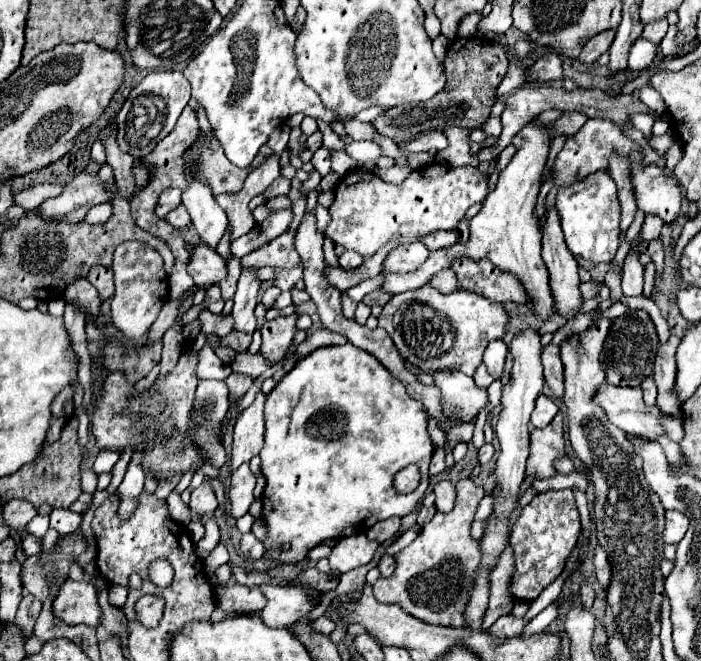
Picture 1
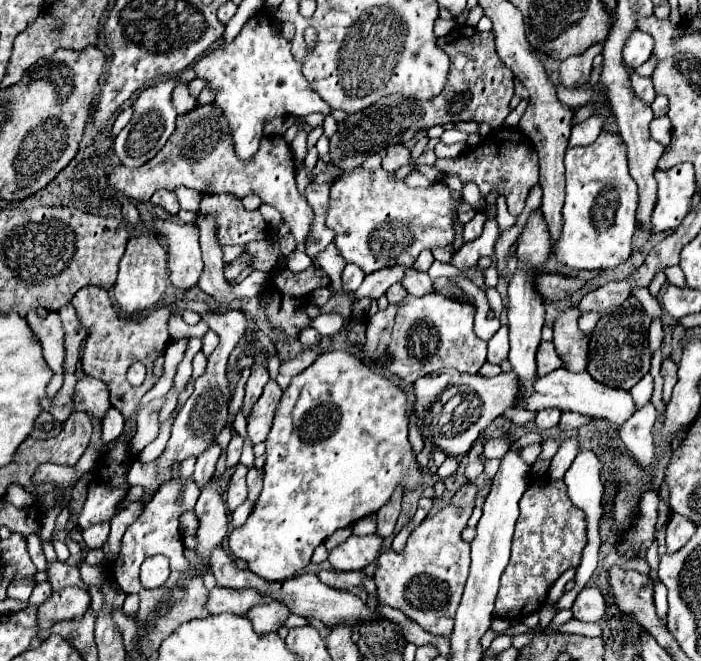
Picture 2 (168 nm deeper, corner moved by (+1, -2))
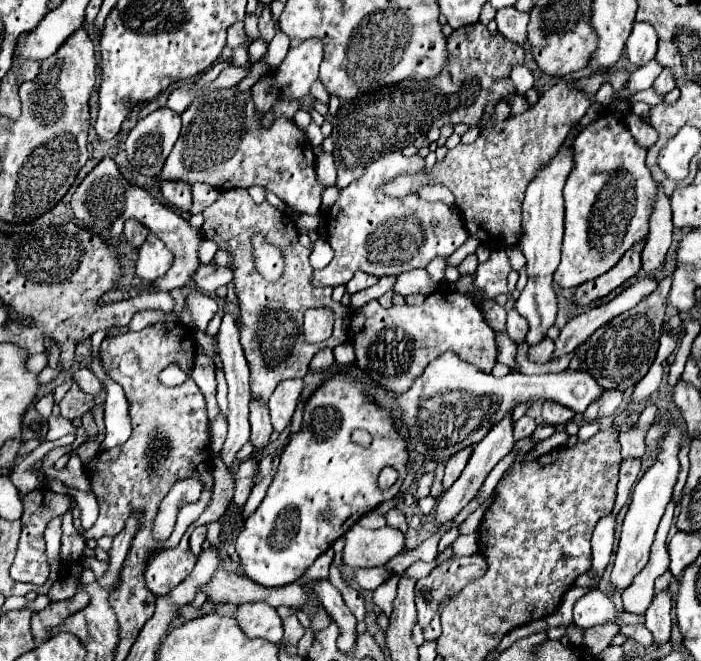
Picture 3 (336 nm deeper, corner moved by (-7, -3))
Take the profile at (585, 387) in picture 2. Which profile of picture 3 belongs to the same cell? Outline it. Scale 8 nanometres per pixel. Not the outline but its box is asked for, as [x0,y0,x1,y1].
[398,353,604,461]

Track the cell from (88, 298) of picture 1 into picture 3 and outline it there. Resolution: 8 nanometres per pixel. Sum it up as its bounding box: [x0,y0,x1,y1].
[60,381,96,421]

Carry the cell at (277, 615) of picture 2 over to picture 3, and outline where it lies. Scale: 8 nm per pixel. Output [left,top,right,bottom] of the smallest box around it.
[236,603,282,643]

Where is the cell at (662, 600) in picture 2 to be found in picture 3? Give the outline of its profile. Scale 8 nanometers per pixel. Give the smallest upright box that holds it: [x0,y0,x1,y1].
[612,419,682,591]

